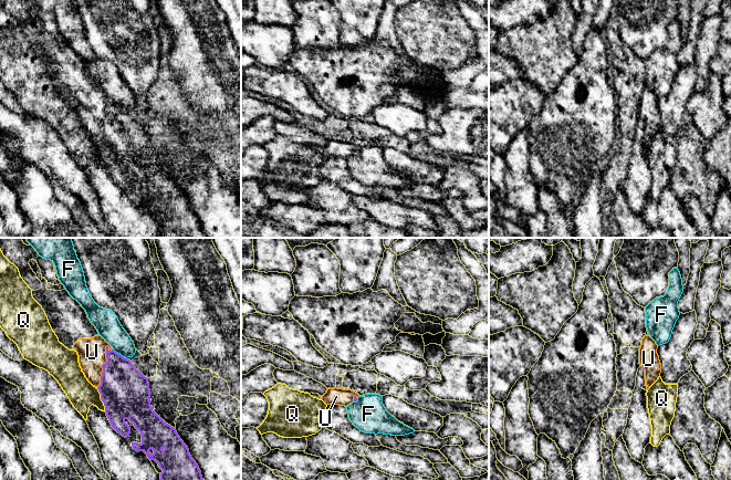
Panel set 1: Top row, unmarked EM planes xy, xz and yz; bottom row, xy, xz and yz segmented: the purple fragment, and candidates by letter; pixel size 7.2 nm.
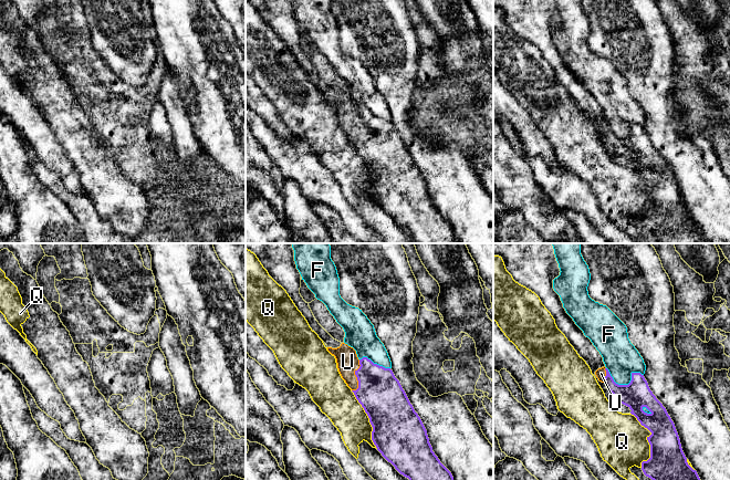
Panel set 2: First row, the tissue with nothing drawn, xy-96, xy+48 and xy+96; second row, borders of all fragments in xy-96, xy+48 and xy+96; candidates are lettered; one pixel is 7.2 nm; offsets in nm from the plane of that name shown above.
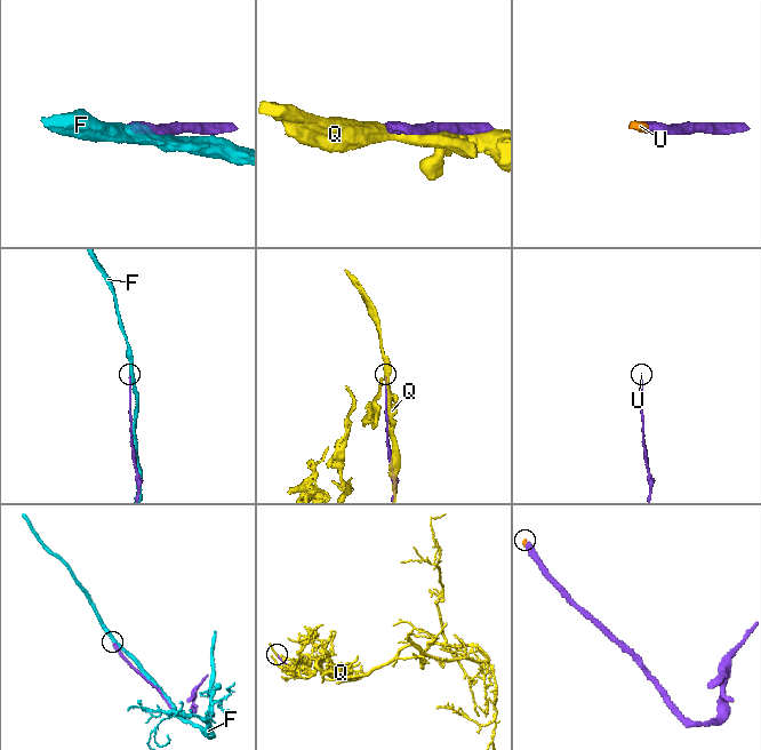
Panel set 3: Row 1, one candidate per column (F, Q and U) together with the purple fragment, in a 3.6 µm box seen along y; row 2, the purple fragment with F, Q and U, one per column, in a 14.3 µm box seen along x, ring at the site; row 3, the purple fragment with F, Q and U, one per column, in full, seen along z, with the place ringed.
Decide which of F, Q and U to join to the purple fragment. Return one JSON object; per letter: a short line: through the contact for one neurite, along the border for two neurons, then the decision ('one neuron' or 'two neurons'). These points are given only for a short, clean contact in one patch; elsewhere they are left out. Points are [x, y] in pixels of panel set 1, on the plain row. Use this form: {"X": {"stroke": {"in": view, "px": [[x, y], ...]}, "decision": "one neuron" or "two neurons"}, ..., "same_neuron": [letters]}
{"F": {"decision": "two neurons"}, "Q": {"decision": "two neurons"}, "U": {"stroke": {"in": "xy", "px": [[125, 144], [102, 118], [92, 104]]}, "decision": "one neuron"}, "same_neuron": ["U"]}

